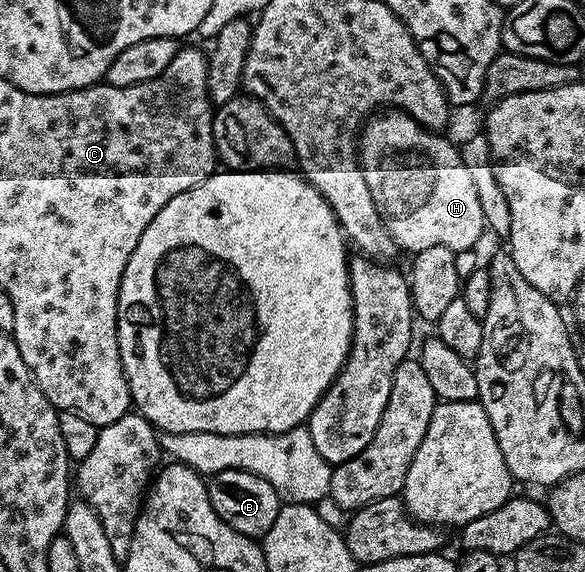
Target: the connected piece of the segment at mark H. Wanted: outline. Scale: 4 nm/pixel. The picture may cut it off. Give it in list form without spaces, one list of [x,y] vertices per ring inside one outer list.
[[[381,111],[376,115],[370,116],[364,122],[363,128],[359,134],[359,160],[361,170],[367,179],[367,187],[371,191],[371,199],[375,199],[375,207],[379,211],[379,215],[383,219],[383,223],[387,227],[389,236],[402,250],[409,249],[410,254],[418,253],[425,250],[426,247],[451,247],[454,253],[463,251],[464,249],[472,249],[478,243],[481,232],[486,232],[487,226],[483,219],[483,207],[479,207],[479,195],[475,191],[473,180],[467,167],[463,167],[463,159],[461,158],[460,148],[456,144],[452,145],[447,138],[441,137],[440,132],[425,128],[407,113],[400,111]]]

